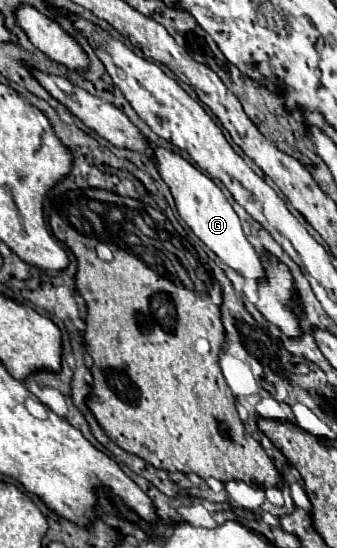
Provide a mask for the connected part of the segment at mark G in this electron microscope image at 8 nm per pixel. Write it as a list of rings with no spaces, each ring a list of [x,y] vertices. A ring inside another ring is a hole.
[[[152,146],[152,162],[162,176],[162,180],[168,184],[180,218],[190,226],[190,230],[230,268],[234,268],[240,276],[262,280],[266,276],[260,256],[256,254],[254,246],[248,242],[246,234],[242,232],[240,218],[222,194],[222,190],[212,182],[212,178],[204,176],[194,164],[186,162],[178,152],[172,152],[162,146]]]

